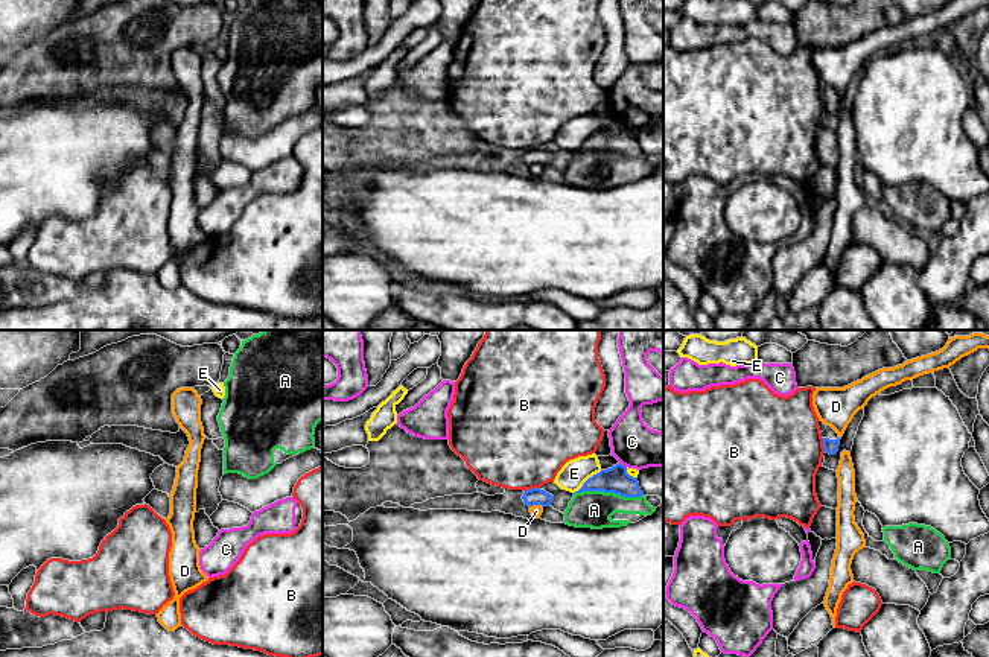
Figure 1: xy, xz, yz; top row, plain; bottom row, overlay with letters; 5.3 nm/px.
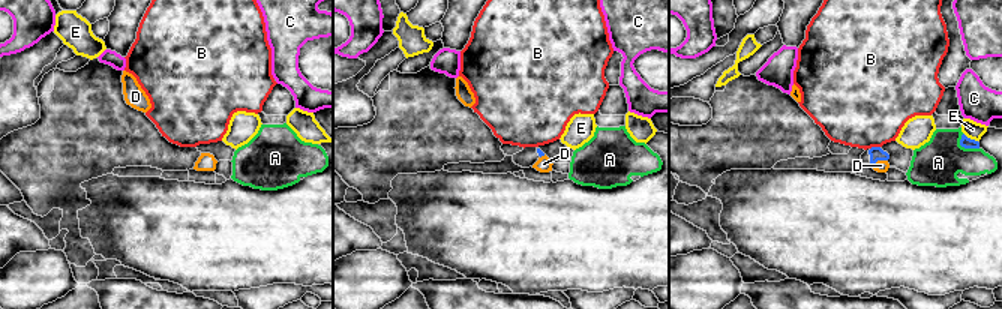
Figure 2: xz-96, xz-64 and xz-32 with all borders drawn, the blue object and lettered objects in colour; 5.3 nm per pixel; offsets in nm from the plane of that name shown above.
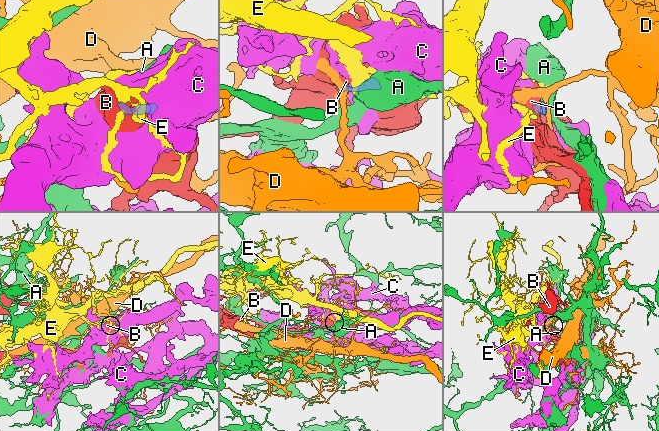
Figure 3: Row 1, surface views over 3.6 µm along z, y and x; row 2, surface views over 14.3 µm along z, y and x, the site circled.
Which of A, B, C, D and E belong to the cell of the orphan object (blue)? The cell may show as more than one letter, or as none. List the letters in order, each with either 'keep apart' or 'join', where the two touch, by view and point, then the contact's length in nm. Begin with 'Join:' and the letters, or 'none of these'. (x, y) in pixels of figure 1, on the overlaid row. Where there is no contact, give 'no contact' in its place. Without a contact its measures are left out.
Join: none of these
A: keep apart; contact xz (609, 491); length 360 nm
B: keep apart; contact xz (531, 488); length 80 nm
C: keep apart; contact xz (621, 464); length 50 nm
D: keep apart; contact xz (536, 504); length 70 nm
E: keep apart; contact xz (588, 479); length 200 nm

